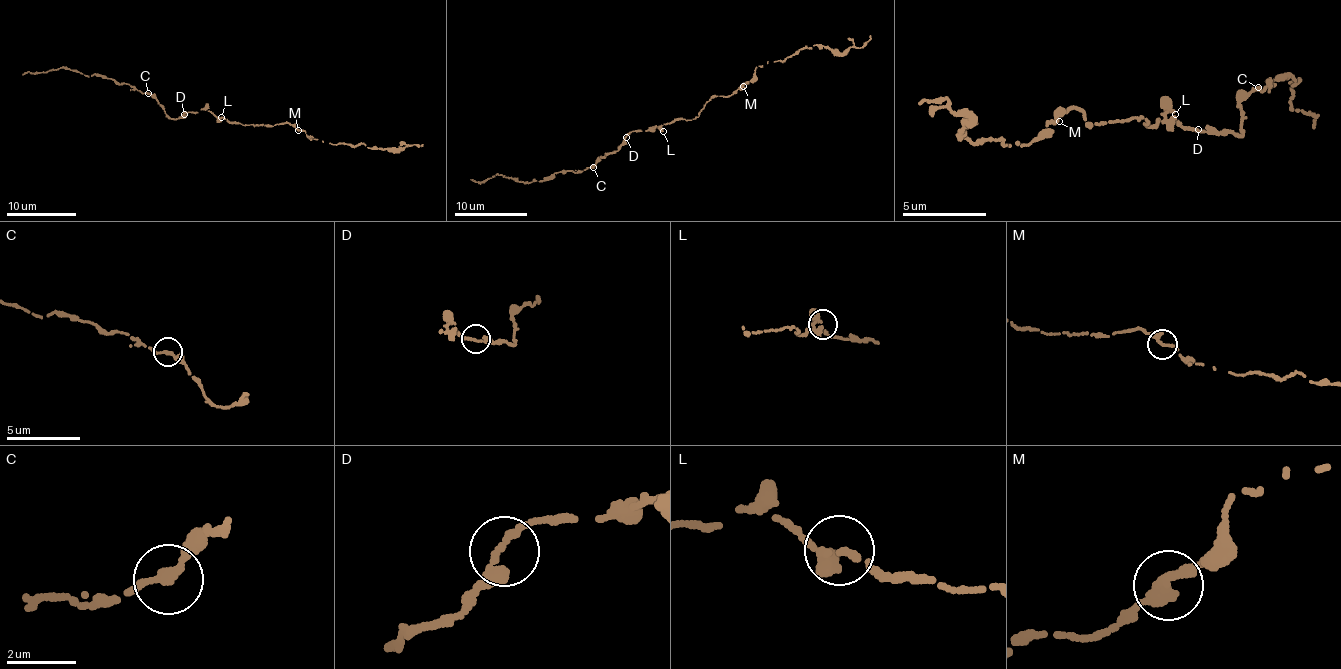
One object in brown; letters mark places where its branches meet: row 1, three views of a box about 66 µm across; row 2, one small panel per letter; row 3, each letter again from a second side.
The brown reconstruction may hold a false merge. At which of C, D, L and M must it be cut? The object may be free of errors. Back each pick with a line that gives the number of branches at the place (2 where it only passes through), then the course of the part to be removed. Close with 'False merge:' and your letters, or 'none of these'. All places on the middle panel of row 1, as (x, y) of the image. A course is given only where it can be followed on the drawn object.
False merge: none of these

